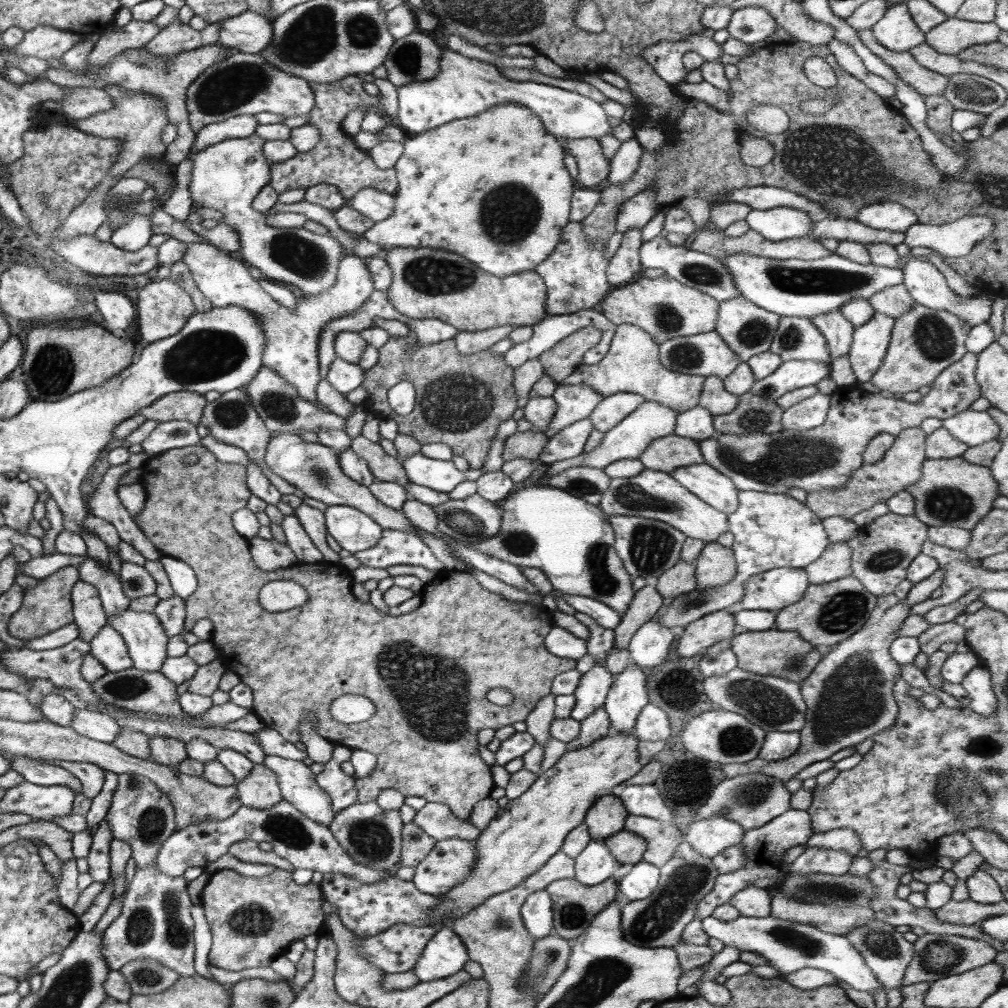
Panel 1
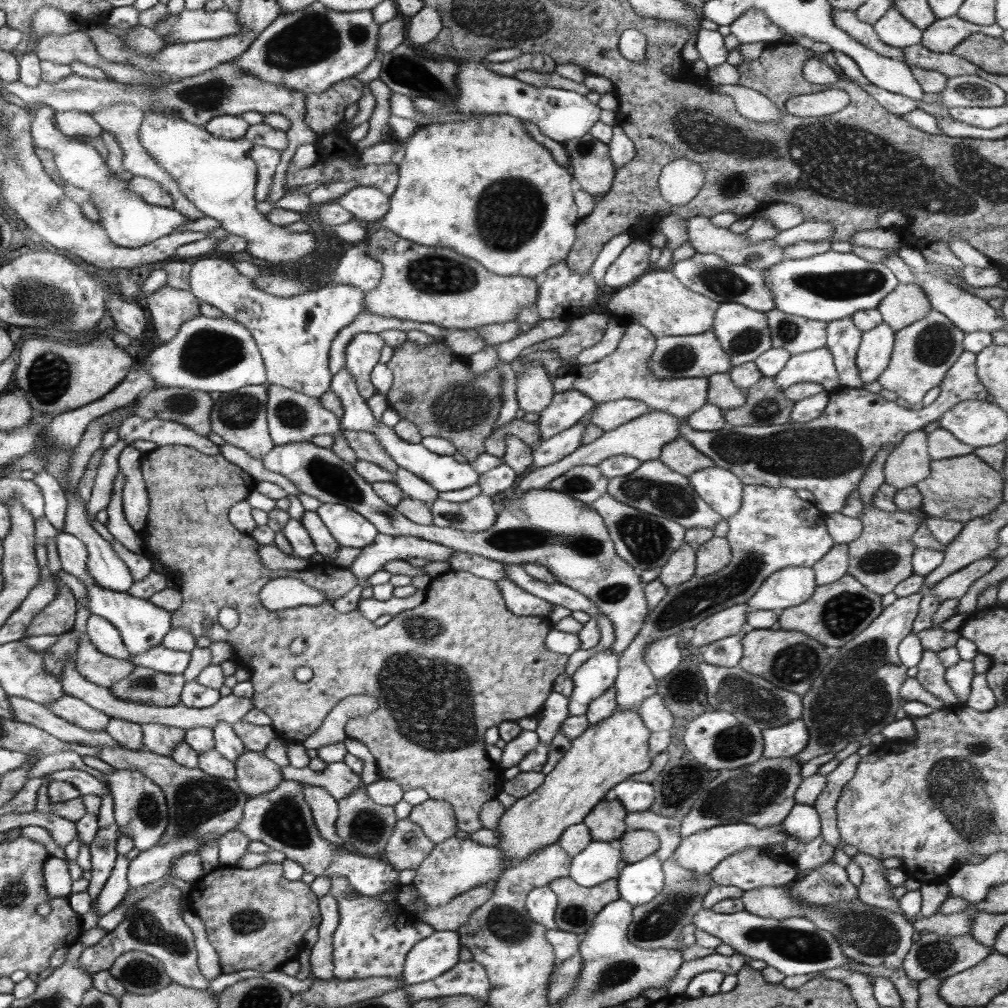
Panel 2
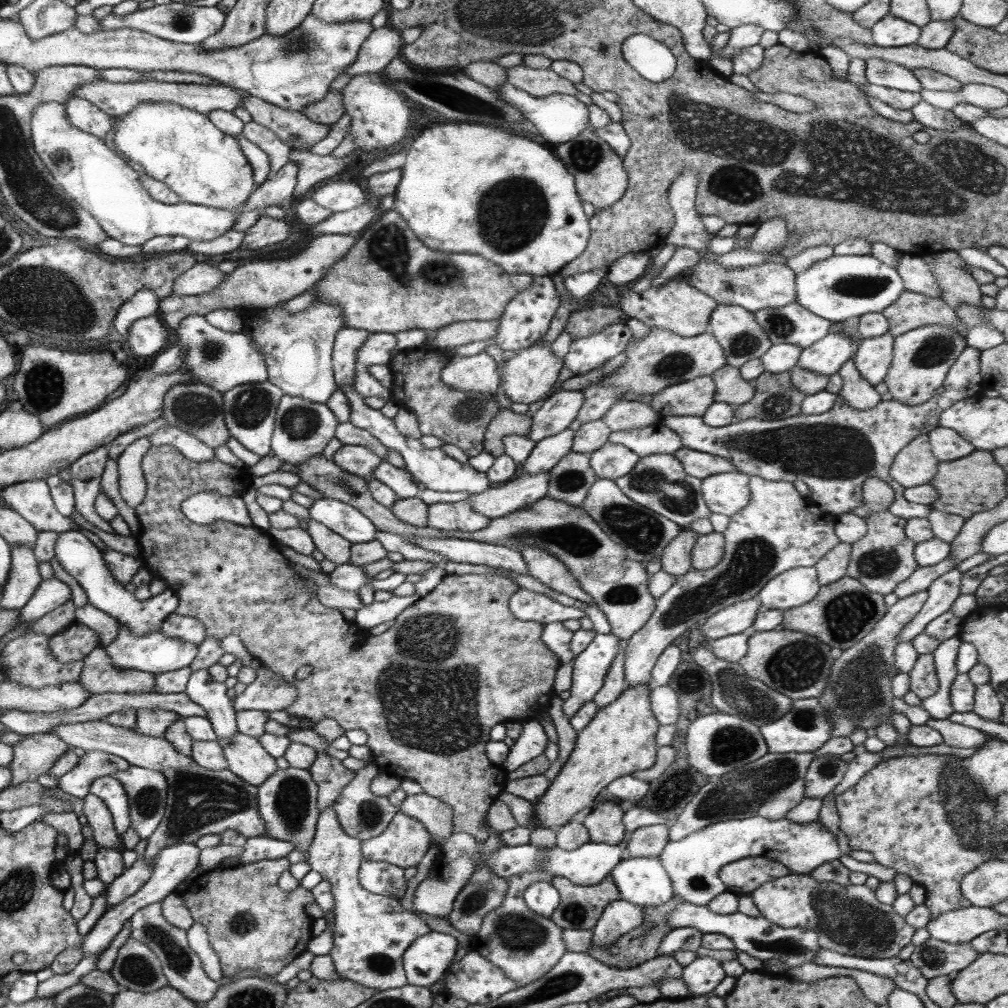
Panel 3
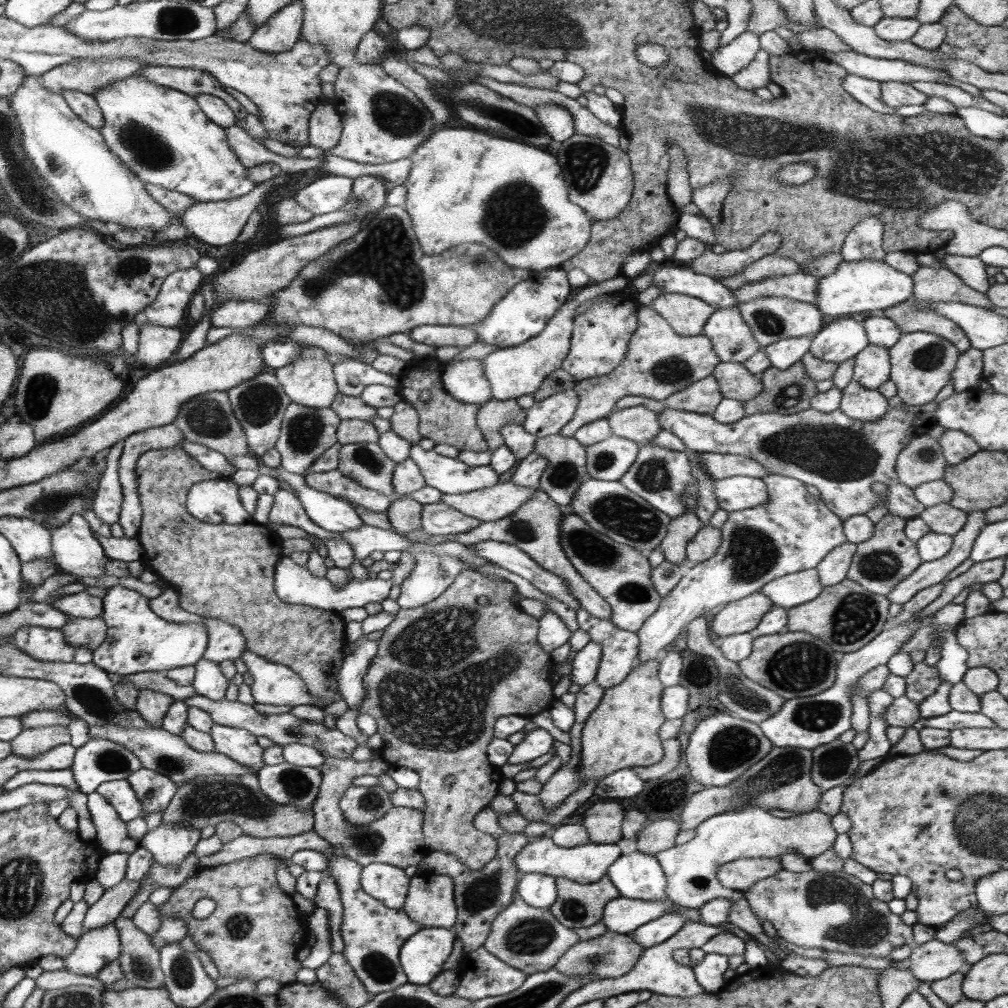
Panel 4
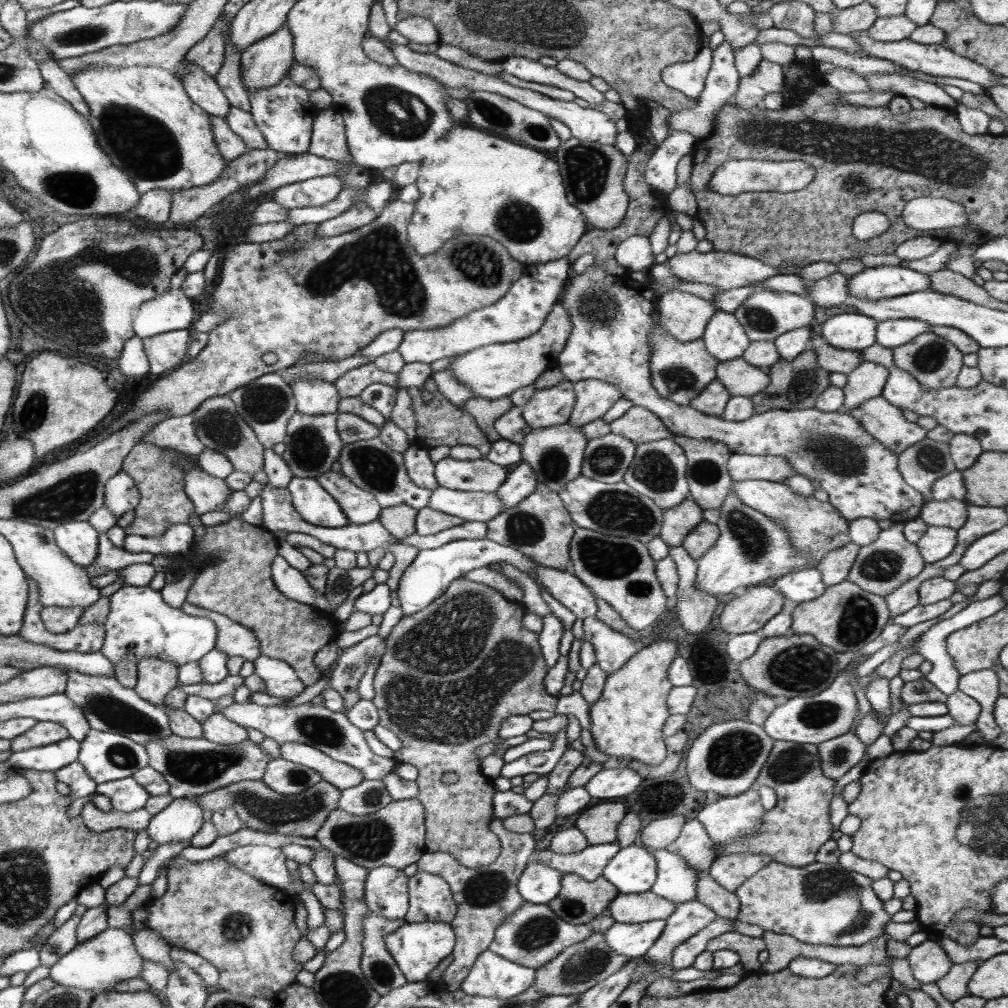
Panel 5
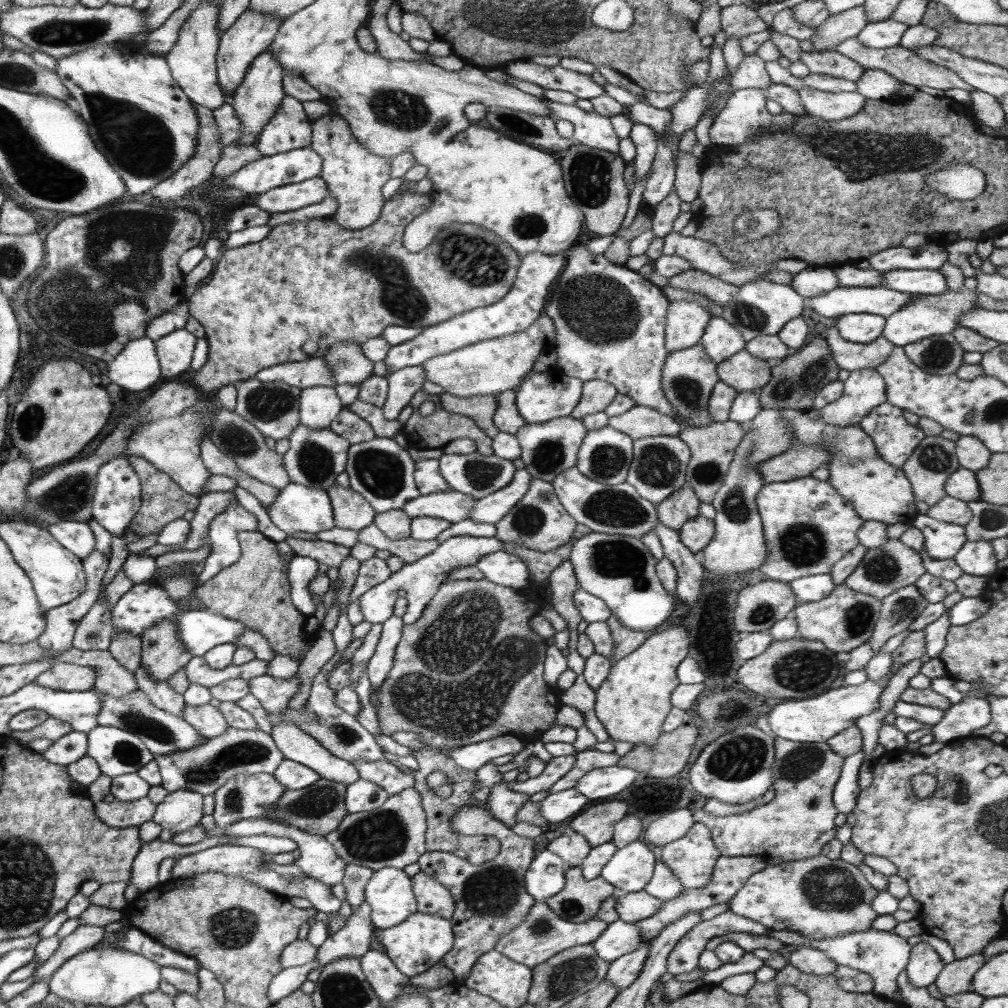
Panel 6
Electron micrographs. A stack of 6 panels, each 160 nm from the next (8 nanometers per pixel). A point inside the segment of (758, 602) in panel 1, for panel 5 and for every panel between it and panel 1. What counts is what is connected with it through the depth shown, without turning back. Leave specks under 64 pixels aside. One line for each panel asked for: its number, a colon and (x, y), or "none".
2: (788, 587)
3: (789, 589)
4: (791, 590)
5: (806, 584)

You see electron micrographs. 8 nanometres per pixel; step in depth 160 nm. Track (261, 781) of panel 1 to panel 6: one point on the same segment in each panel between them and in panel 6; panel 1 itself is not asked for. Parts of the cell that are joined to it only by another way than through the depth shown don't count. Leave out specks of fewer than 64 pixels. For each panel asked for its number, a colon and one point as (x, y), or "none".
2: (255, 774)
3: (246, 758)
4: (240, 745)
5: (217, 728)
6: (208, 720)

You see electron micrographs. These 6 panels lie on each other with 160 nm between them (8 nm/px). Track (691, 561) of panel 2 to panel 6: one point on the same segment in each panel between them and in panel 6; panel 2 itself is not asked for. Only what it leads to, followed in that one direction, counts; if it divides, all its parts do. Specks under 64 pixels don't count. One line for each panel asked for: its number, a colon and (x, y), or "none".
3: (676, 559)
4: (681, 530)
5: (677, 522)
6: (682, 504)

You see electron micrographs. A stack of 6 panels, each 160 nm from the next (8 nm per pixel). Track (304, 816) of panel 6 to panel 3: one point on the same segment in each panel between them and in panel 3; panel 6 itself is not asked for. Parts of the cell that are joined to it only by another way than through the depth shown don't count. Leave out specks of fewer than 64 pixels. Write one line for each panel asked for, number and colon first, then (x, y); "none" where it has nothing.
3: (199, 801)
4: (207, 800)
5: (260, 808)

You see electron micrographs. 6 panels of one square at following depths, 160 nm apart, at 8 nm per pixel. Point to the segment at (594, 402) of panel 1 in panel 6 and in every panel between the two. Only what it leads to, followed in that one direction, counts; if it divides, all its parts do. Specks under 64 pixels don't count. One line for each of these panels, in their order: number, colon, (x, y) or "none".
2: (567, 408)
3: (559, 411)
4: (546, 417)
5: (550, 406)
6: (543, 396)

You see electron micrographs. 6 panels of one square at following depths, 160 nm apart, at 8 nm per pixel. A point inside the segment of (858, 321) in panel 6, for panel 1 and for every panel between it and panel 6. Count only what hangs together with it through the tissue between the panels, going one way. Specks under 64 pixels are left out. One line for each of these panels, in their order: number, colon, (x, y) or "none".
1: (792, 374)
2: (818, 366)
3: (828, 355)
4: (842, 339)
5: (845, 330)

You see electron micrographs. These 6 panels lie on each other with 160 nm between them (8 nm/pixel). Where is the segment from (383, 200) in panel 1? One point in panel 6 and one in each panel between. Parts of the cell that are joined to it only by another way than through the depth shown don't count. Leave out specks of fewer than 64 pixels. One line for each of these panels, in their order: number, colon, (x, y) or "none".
2: (366, 203)
3: (335, 196)
4: (326, 194)
5: (321, 190)
6: (285, 198)

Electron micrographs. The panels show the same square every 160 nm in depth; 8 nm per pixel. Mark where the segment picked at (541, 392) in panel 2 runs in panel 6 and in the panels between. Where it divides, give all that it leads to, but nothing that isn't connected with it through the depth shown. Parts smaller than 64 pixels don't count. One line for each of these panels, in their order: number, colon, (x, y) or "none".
3: (527, 377)
4: (514, 371)
5: (494, 371)
6: (489, 367)

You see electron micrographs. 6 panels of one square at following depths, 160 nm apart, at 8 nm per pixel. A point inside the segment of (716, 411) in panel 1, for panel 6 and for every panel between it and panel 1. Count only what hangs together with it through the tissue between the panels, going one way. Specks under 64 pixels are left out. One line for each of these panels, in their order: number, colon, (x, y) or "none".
2: (721, 392)
3: (730, 388)
4: (735, 382)
5: (739, 378)
6: (744, 372)

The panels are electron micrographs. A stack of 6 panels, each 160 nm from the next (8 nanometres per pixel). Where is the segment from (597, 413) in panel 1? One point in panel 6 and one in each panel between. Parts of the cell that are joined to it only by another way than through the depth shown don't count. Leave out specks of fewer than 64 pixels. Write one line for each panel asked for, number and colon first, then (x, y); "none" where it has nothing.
2: (609, 415)
3: (623, 415)
4: (639, 424)
5: (639, 425)
6: (638, 422)

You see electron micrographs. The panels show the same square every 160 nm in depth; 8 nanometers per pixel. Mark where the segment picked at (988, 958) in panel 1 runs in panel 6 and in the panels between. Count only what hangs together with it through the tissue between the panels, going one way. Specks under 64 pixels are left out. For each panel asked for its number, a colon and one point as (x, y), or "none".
2: (932, 955)
3: (934, 958)
4: (934, 960)
5: (929, 963)
6: (924, 965)

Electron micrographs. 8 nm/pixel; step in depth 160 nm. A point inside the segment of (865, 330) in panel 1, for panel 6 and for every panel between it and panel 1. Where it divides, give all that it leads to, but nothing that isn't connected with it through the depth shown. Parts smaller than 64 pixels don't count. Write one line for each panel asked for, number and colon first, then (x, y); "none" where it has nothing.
2: (874, 354)
3: (873, 359)
4: (872, 367)
5: (867, 380)
6: (864, 390)

